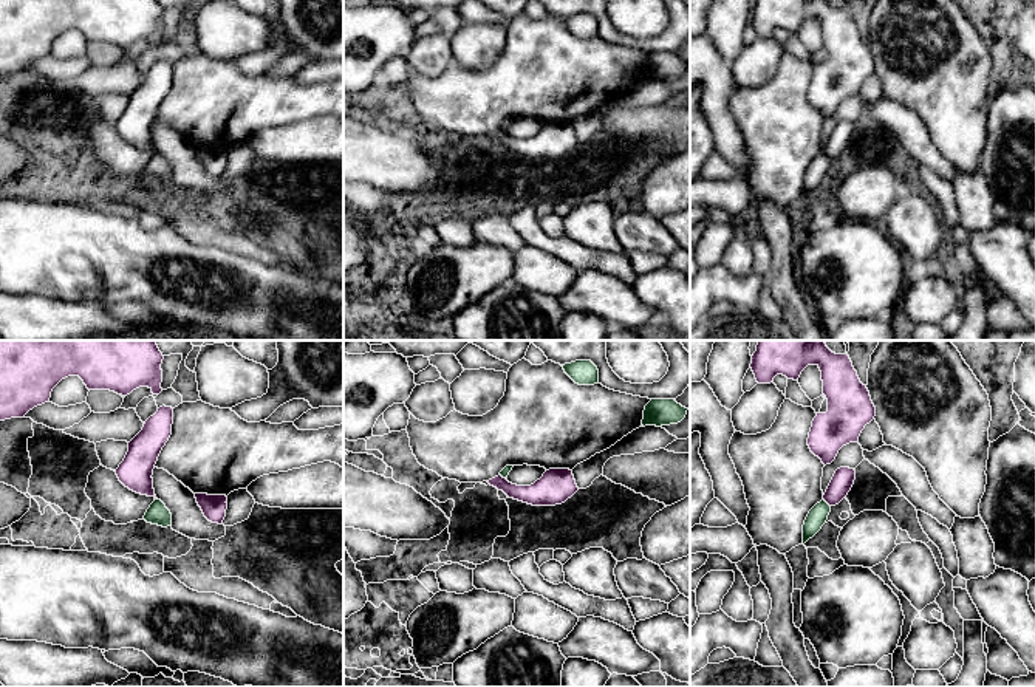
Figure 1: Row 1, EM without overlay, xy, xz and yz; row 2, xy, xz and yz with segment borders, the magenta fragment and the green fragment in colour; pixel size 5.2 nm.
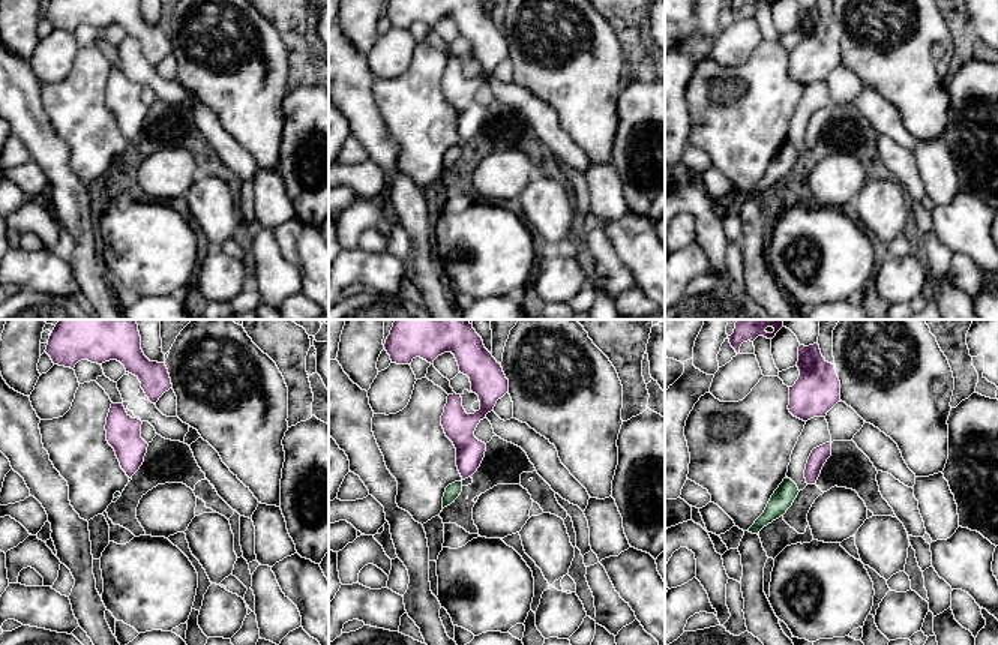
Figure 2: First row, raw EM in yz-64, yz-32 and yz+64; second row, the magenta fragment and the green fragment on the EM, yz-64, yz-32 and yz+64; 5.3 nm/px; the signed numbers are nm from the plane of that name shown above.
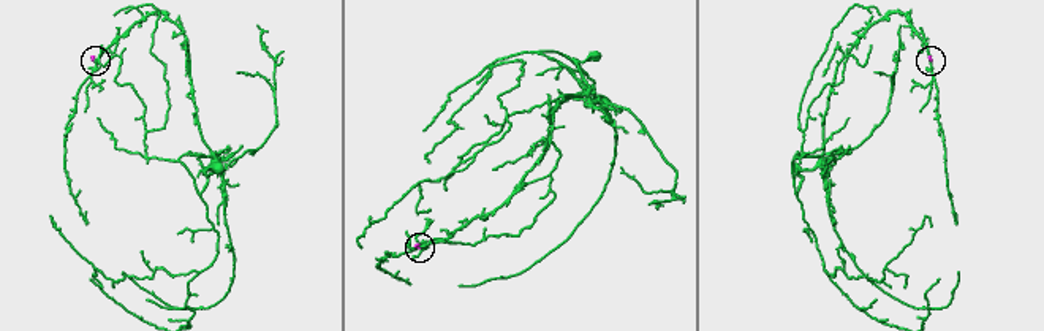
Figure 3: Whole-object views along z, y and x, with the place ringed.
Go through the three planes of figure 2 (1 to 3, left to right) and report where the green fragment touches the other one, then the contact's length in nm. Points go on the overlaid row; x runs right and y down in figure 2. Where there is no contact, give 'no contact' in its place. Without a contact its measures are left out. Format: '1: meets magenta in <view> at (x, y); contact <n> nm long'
1: no contact
2: no contact
3: no contact

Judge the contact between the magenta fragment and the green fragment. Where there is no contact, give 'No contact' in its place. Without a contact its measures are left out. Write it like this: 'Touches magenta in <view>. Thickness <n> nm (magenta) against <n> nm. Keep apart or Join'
Touches magenta in yz. Thickness 120 nm (magenta) against 100 nm. Keep apart

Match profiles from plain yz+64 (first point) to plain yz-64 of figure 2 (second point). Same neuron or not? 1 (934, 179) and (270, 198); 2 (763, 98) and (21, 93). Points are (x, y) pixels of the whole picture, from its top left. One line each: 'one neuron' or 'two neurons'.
1: one neuron
2: two neurons

